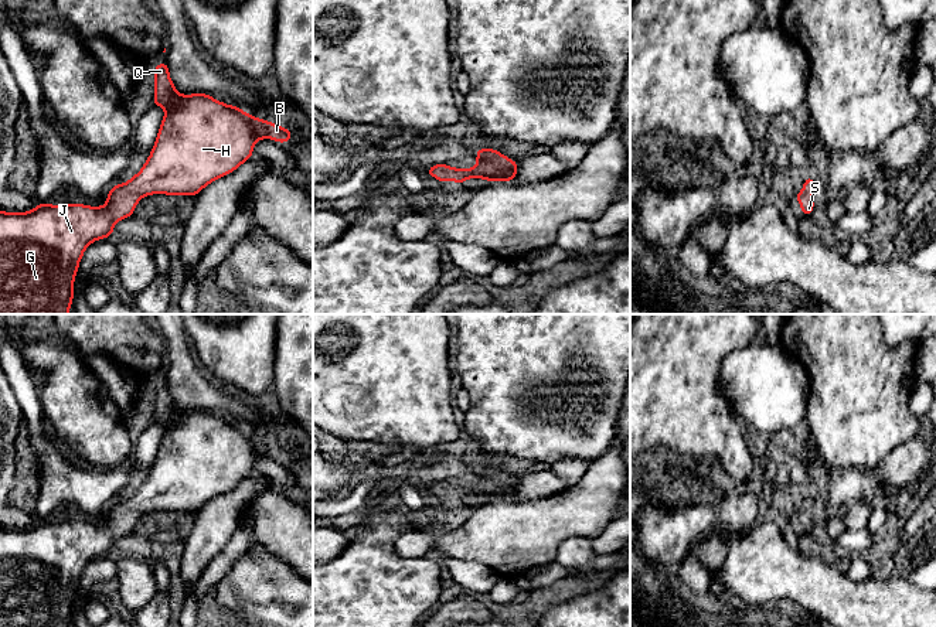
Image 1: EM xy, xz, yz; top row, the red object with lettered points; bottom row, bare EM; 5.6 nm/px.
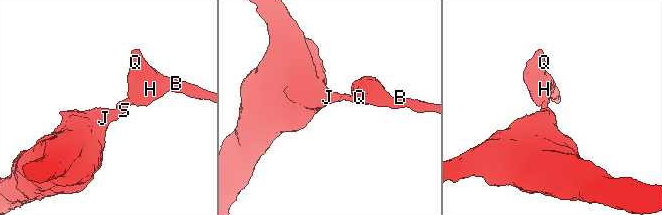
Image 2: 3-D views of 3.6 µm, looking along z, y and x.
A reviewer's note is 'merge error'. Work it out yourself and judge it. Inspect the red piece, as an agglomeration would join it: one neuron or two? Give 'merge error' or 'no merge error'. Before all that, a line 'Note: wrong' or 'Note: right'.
Note: wrong
no merge error

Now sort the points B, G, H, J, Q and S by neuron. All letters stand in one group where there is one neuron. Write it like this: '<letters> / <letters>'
B G H J Q S

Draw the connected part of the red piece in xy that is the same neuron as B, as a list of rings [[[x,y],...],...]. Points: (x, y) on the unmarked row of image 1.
[[[166,376],[153,386],[153,425],[166,426],[154,463],[136,493],[108,508],[103,524],[42,519],[27,529],[0,528],[0,627],[69,627],[74,597],[85,566],[98,556],[113,553],[115,541],[132,534],[143,514],[195,514],[208,501],[248,478],[258,457],[273,456],[285,461],[295,454],[287,444],[255,435],[208,410],[178,410]]]

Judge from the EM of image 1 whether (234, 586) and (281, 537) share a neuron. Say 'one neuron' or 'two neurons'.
two neurons

